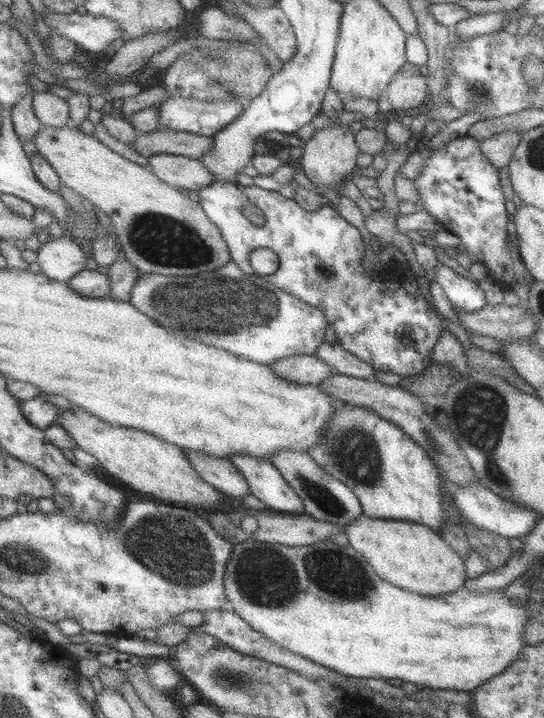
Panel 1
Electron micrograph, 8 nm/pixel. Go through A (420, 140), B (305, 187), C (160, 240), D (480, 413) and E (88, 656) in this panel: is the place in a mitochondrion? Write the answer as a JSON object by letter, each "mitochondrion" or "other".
{"A":"other","B":"other","C":"mitochondrion","D":"mitochondrion","E":"other"}

